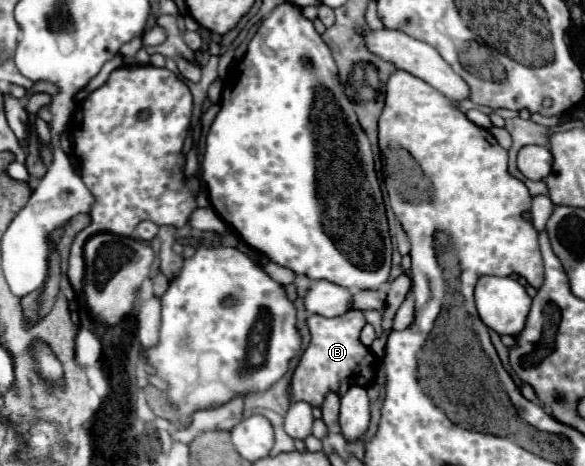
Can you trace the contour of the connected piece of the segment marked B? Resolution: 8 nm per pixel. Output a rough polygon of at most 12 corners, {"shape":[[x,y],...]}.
{"shape":[[361,310],[309,316],[311,344],[289,400],[321,406],[329,392],[375,380]]}

